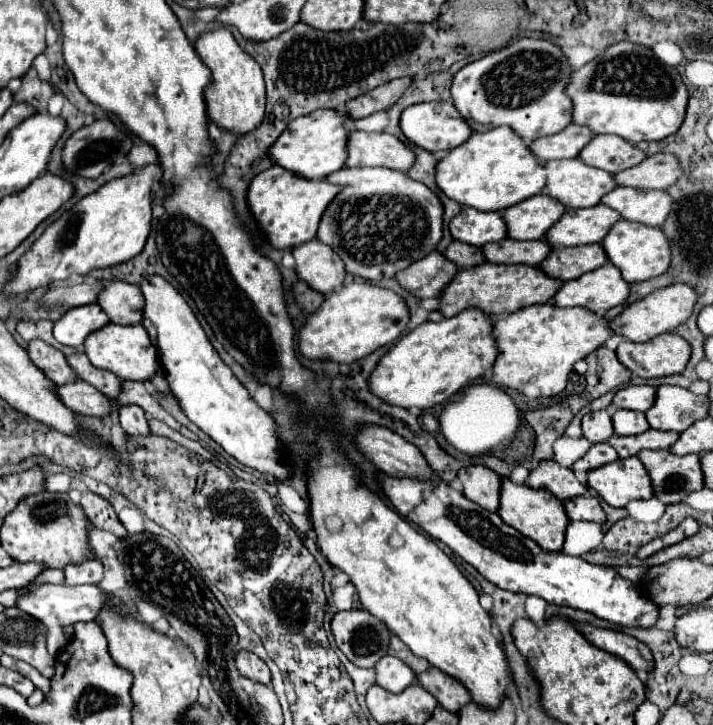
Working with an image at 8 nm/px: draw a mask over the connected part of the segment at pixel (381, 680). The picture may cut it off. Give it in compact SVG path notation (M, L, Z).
M384 656L374 666L374 670L376 670L376 684L392 694L402 692L414 682L414 674L410 674L410 670L406 670L406 664L398 662L398 658L394 656Z

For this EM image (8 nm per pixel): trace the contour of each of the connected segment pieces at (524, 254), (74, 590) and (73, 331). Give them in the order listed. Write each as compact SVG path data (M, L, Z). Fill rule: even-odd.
M504 238L494 244L484 244L482 254L486 262L492 264L528 264L538 266L550 252L544 240L528 240L528 242L514 242L512 238Z
M42 584L42 586L34 586L30 594L20 596L18 600L18 608L26 614L30 614L32 618L40 620L46 626L46 646L48 652L52 656L56 656L56 652L64 646L64 632L62 628L68 624L76 624L76 622L90 622L96 620L96 616L102 612L102 608L108 606L118 606L122 608L124 604L110 592L102 590L100 586L56 586L56 584Z
M84 304L68 310L60 320L54 322L54 338L72 348L80 348L86 336L106 326L110 318L98 304Z

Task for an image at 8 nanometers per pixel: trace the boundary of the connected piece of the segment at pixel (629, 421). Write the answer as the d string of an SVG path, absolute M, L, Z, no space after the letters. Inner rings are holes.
M616 410L612 414L612 424L618 436L636 436L650 428L646 422L646 416L634 410Z

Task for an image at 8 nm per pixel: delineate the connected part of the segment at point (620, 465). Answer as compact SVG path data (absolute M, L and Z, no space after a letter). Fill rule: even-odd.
M636 456L590 470L586 482L614 508L624 508L632 500L652 498L650 480Z

